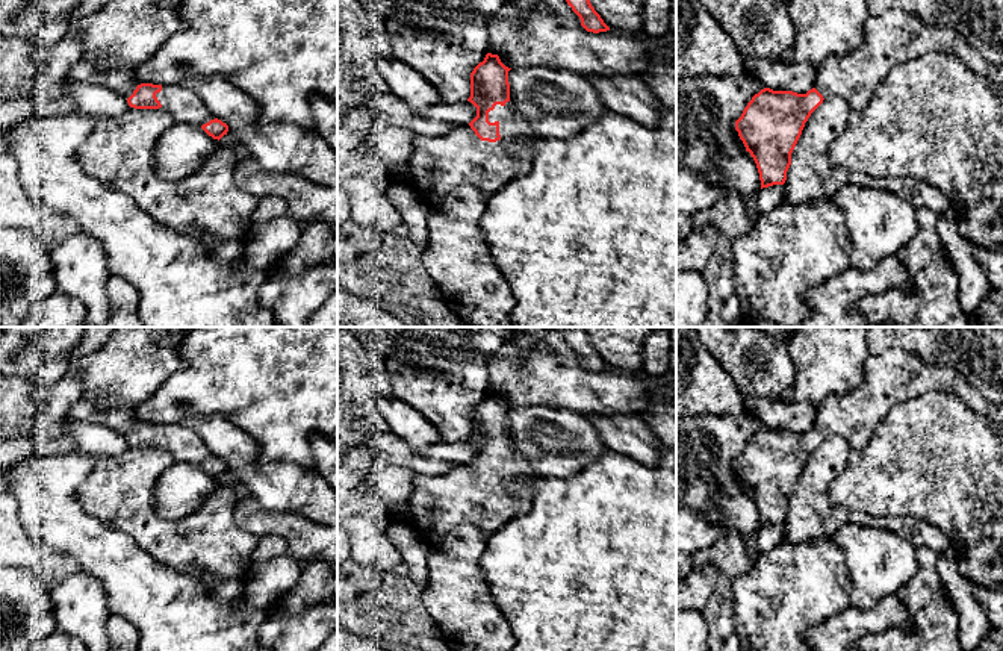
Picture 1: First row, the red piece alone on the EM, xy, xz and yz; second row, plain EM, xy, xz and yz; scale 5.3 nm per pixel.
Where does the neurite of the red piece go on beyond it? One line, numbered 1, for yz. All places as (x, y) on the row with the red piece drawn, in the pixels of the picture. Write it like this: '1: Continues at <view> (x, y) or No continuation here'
1: Continues at yz (896, 37)

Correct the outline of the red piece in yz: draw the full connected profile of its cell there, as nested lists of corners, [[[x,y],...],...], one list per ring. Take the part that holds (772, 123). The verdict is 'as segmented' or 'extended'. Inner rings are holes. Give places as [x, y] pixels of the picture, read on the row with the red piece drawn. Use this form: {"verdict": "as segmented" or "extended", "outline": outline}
{"verdict": "extended", "outline": [[[899,9],[870,15],[864,24],[864,44],[844,56],[828,56],[817,67],[812,89],[797,94],[764,88],[735,121],[735,130],[756,164],[761,189],[785,183],[805,123],[824,100],[840,97],[852,109],[862,109],[896,65],[929,51],[955,55],[971,71],[1003,83],[1003,65],[988,62],[955,30]]]}

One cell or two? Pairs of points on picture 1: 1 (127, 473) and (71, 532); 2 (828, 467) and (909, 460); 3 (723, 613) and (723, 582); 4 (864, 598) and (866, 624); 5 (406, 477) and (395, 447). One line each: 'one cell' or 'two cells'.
1: two cells
2: two cells
3: one cell
4: two cells
5: two cells

